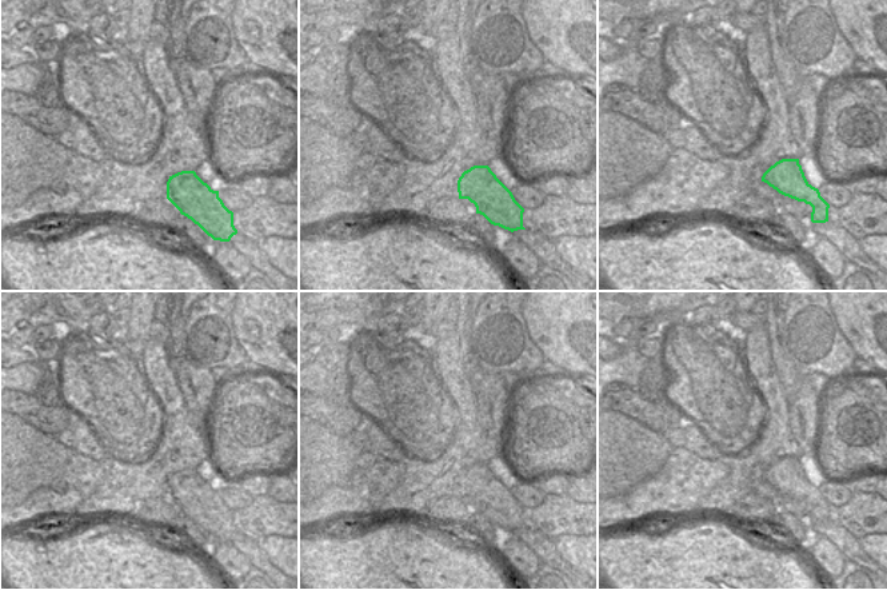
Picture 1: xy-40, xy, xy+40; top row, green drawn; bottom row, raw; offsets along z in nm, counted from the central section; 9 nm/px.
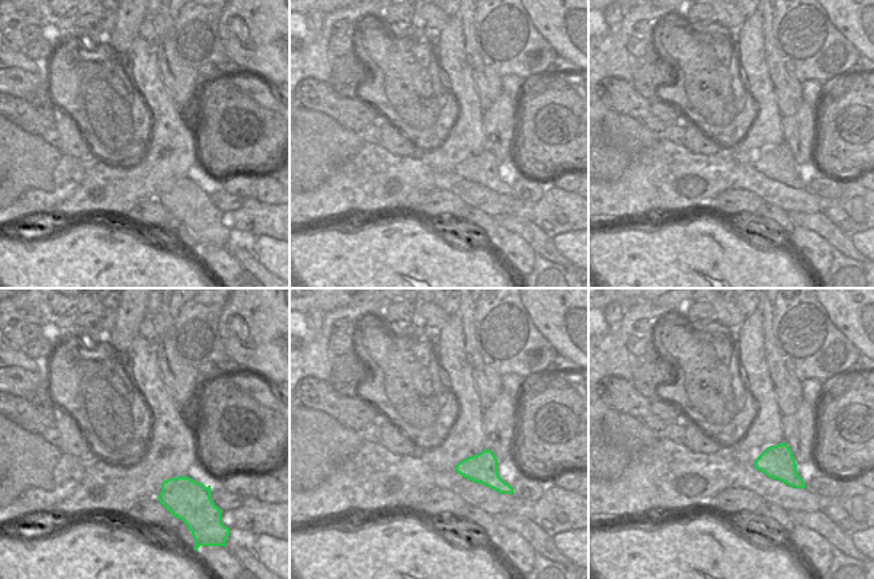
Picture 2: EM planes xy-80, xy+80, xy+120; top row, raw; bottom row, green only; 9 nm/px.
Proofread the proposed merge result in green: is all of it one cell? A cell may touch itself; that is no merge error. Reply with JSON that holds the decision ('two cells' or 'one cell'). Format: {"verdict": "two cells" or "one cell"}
{"verdict": "one cell"}

